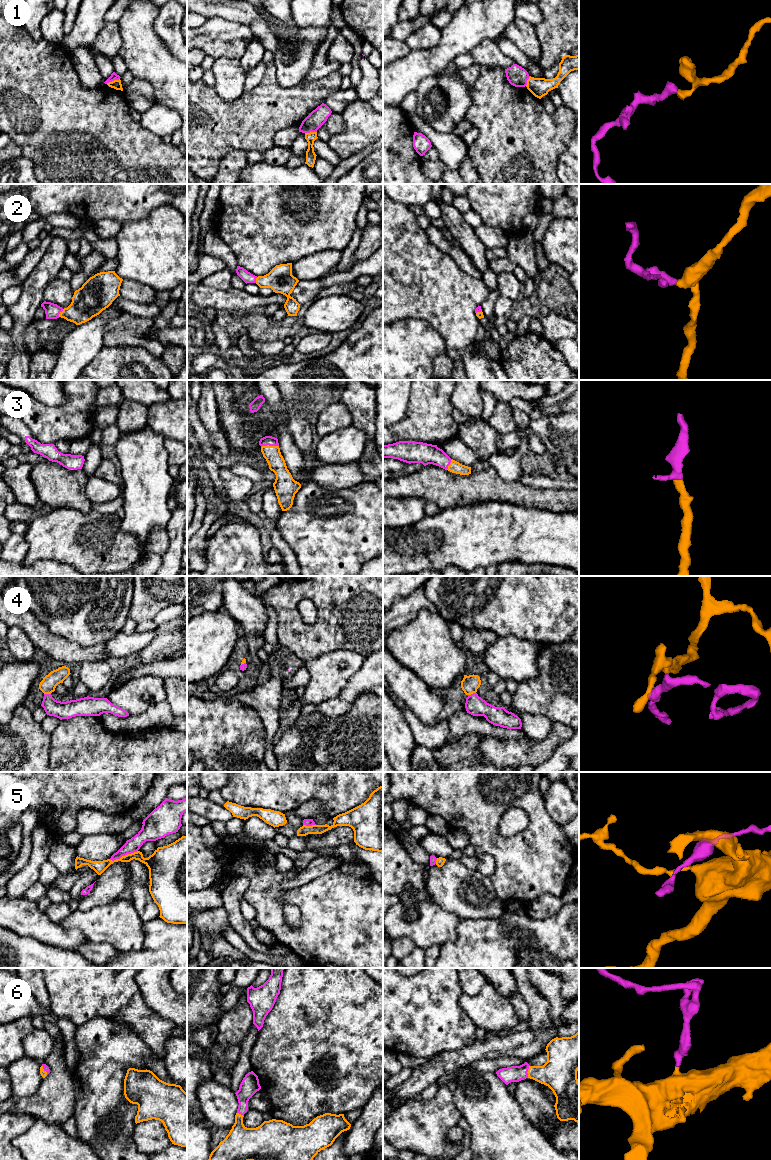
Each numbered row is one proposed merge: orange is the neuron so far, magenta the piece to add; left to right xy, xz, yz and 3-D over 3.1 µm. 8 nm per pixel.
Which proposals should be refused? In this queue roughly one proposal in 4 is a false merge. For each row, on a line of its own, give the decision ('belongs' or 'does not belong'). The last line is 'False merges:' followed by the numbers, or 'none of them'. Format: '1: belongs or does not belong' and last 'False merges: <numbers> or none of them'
1: does not belong
2: belongs
3: belongs
4: belongs
5: belongs
6: belongs
False merges: 1

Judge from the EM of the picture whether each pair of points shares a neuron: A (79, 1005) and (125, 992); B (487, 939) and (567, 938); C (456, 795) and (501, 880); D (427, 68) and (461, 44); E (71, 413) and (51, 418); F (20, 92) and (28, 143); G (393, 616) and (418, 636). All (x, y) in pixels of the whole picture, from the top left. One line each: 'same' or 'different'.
A: same
B: same
C: same
D: same
E: same
F: same
G: different

